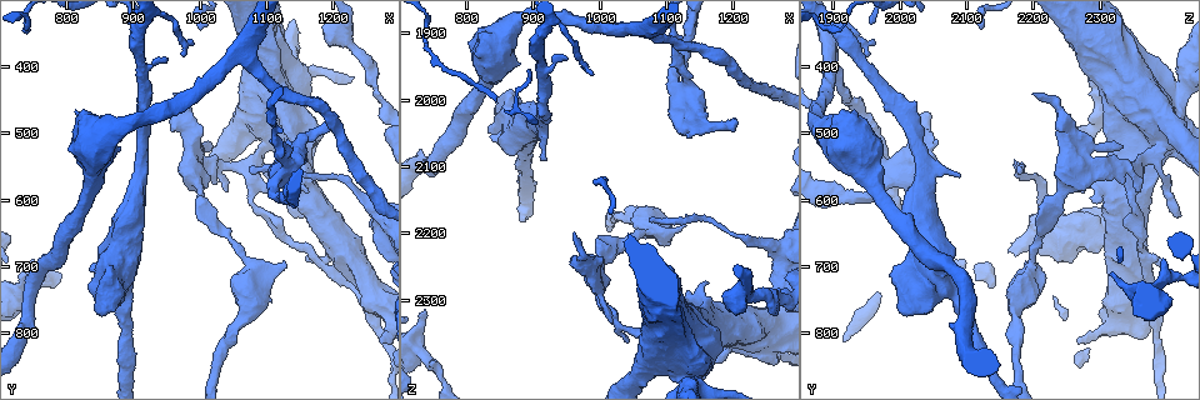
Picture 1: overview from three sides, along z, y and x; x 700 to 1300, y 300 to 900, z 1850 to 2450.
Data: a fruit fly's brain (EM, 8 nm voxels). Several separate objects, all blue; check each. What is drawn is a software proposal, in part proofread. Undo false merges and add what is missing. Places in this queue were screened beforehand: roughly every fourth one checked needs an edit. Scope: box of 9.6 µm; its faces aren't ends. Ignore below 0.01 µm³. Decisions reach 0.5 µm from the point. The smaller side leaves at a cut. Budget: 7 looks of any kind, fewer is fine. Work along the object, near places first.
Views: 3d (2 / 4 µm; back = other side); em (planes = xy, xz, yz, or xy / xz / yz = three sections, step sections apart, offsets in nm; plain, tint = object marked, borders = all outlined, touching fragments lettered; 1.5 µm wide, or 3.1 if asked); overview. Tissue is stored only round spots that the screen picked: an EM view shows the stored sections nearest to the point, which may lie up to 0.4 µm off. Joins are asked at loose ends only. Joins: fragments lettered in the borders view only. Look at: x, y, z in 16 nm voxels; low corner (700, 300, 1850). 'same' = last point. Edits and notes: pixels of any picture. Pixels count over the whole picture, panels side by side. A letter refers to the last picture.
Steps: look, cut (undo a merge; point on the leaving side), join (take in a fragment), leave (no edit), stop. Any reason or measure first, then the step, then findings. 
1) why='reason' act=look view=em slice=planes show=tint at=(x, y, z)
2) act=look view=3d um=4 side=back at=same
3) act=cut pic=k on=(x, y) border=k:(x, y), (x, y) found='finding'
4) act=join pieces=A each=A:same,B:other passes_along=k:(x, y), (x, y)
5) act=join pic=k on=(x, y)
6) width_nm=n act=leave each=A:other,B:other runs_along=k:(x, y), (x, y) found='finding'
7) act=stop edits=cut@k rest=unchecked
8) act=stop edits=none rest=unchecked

why='branch stops here' act=look view=3d um=4 side=back at=(915, 565, 2090)

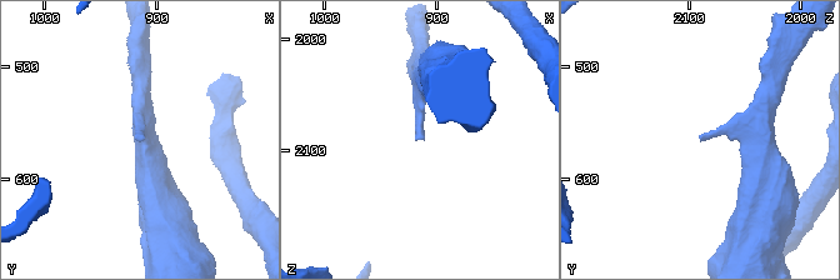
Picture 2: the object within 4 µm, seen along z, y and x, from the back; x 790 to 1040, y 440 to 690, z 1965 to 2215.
why='shape alone is not enough' act=look view=em slice=planes show=borders at=(918, 564, 2086)

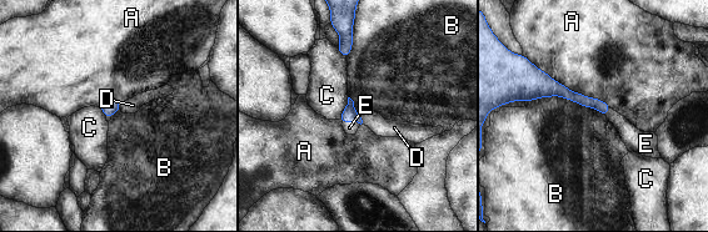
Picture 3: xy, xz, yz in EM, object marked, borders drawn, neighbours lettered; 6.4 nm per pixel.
act=join pieces=E each=A:other,B:other,C:other,D:other,E:same found='the neuron continues'

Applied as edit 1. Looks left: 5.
why='see it whole again' act=look view=overview

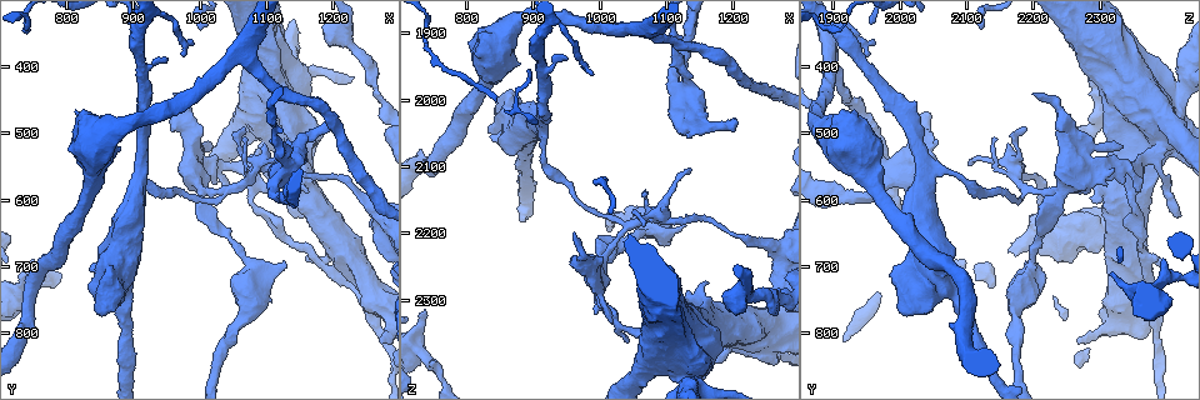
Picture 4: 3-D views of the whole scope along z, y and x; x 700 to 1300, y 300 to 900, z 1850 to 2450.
why='tapers out' act=look view=em slice=planes show=borders at=(1045, 590, 2355)

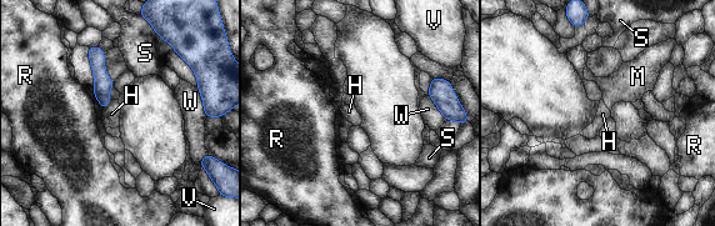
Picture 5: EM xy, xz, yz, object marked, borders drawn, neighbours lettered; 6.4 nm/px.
act=leave each=H:other,M:other,R:other,S:other,V:other,W:other border=5:(111, 100), (103, 110) found='no lettered fragment goes on from it'

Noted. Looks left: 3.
why='free end' act=look view=em slice=yz step=8 show=tint at=(1155, 625, 2415)

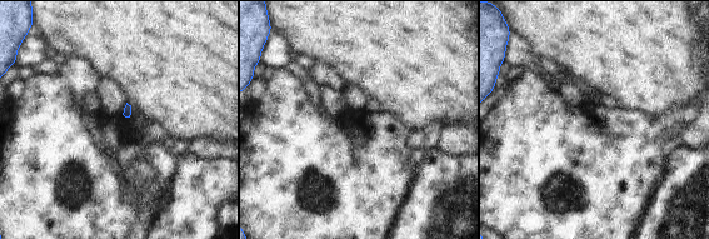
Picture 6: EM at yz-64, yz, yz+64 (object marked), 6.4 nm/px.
act=look view=em slice=planes show=borders at=same

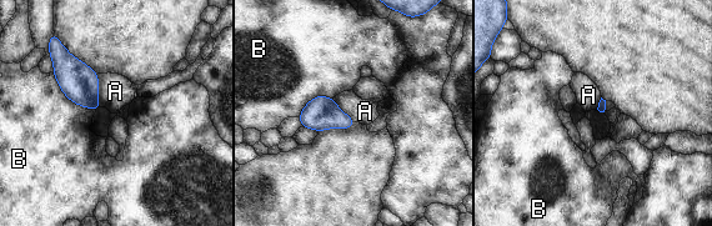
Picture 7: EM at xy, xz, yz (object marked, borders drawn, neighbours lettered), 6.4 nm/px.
longest_contact=B:380nm act=leave each=A:other,B:other border=7:(96, 74), (100, 106) found='none of them fits'

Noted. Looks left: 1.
act=stop edits=join@3 rest=unchecked

